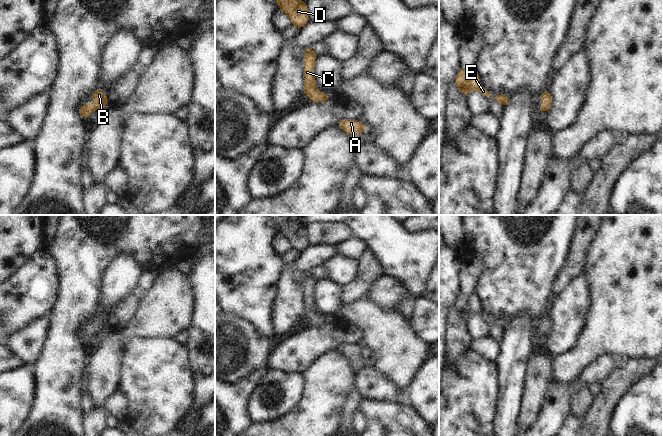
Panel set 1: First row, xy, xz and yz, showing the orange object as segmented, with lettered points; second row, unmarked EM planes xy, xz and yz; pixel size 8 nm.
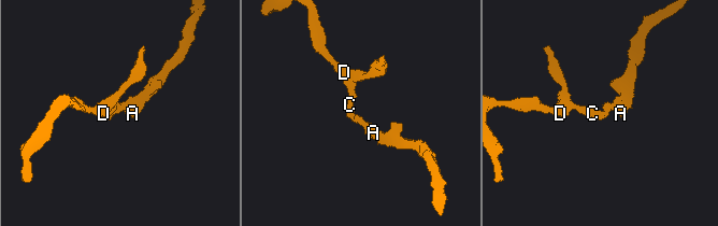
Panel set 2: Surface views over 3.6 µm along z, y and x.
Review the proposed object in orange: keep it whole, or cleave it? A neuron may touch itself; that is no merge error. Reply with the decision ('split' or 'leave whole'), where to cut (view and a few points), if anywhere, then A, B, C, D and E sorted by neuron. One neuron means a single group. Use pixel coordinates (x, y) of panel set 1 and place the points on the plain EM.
leave whole | no cut | A B C D E

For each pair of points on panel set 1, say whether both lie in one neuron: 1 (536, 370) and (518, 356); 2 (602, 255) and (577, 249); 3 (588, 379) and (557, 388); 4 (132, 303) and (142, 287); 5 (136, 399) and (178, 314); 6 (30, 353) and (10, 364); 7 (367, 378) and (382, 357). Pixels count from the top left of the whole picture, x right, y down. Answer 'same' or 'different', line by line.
1: different
2: different
3: same
4: different
5: different
6: different
7: different

